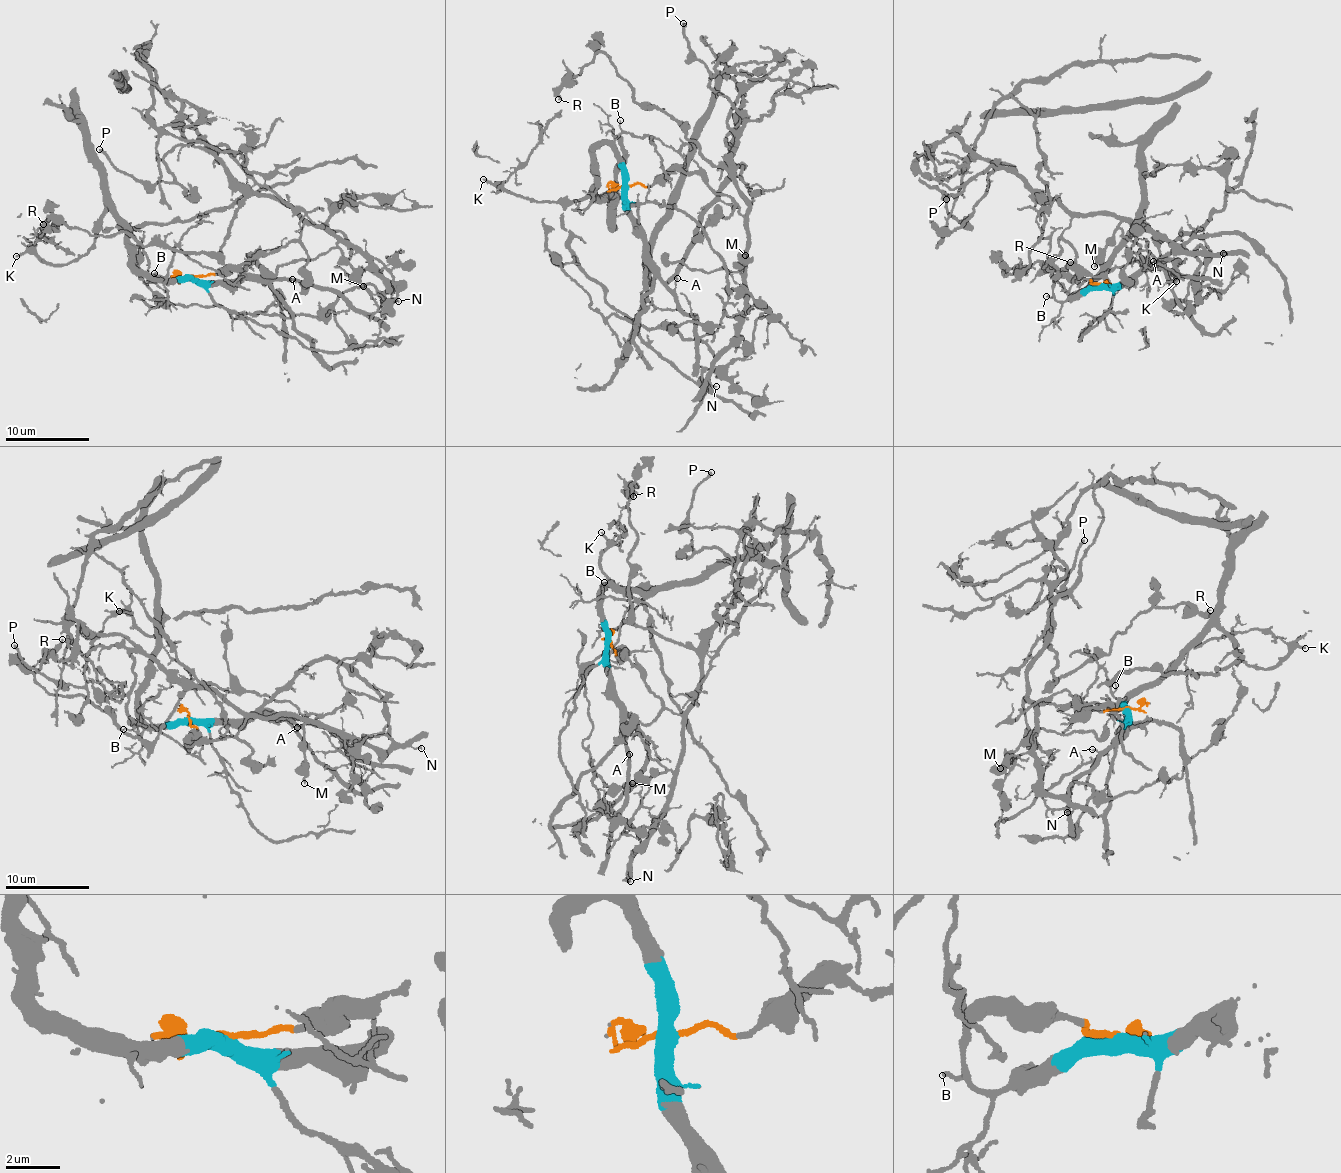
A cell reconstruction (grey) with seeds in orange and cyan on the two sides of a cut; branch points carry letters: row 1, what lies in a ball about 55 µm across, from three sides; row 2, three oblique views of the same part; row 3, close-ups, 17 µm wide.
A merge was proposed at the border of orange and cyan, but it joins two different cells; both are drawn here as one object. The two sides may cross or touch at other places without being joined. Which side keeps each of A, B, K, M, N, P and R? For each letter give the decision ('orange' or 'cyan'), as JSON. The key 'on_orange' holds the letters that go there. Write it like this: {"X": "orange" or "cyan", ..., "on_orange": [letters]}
{"A": "cyan", "B": "cyan", "K": "cyan", "M": "orange", "N": "orange", "P": "orange", "R": "orange", "on_orange": ["M", "N", "P", "R"]}

